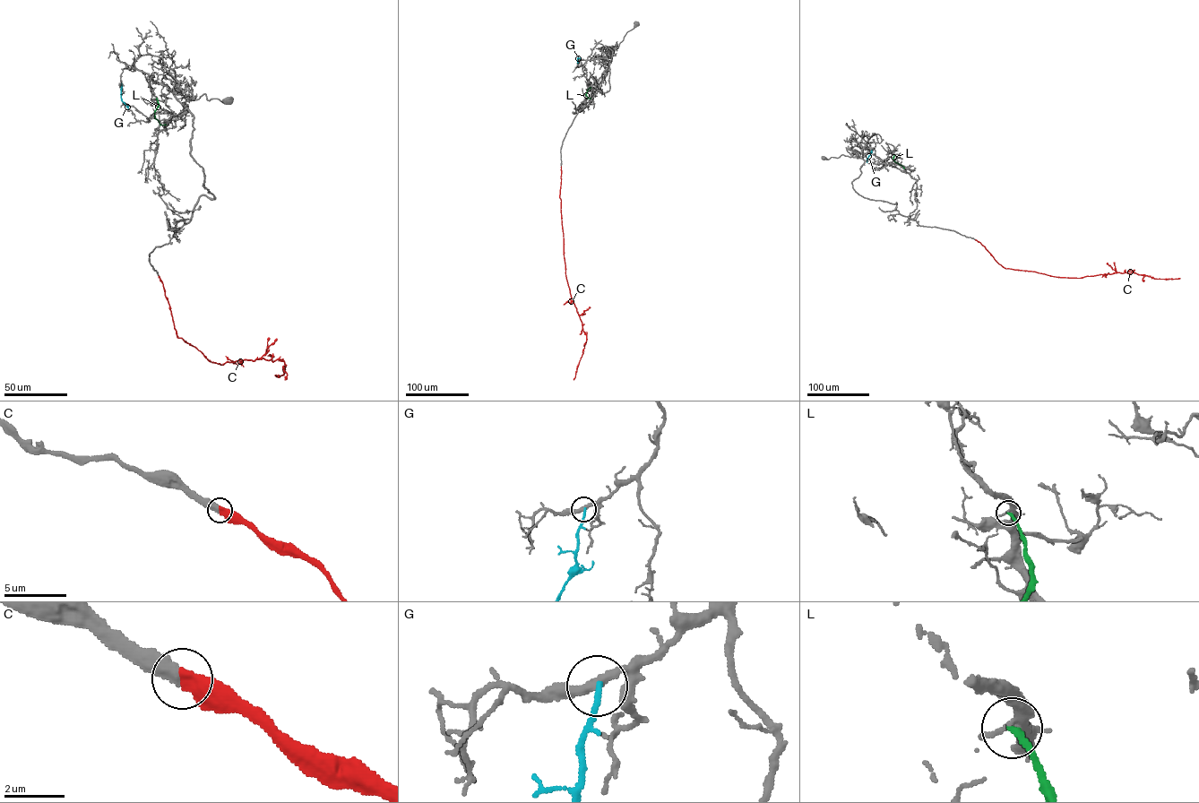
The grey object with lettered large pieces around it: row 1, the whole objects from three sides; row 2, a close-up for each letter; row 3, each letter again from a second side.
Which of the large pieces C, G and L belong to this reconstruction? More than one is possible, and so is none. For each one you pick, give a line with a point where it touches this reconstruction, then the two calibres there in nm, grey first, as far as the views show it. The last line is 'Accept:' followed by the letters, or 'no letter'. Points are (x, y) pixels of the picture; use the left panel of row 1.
C: (159, 276) | 440/480 nm
Accept: C

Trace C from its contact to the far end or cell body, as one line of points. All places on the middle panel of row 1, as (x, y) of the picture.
C: (561, 167), (559, 197), (565, 276), (586, 336), (573, 379)

